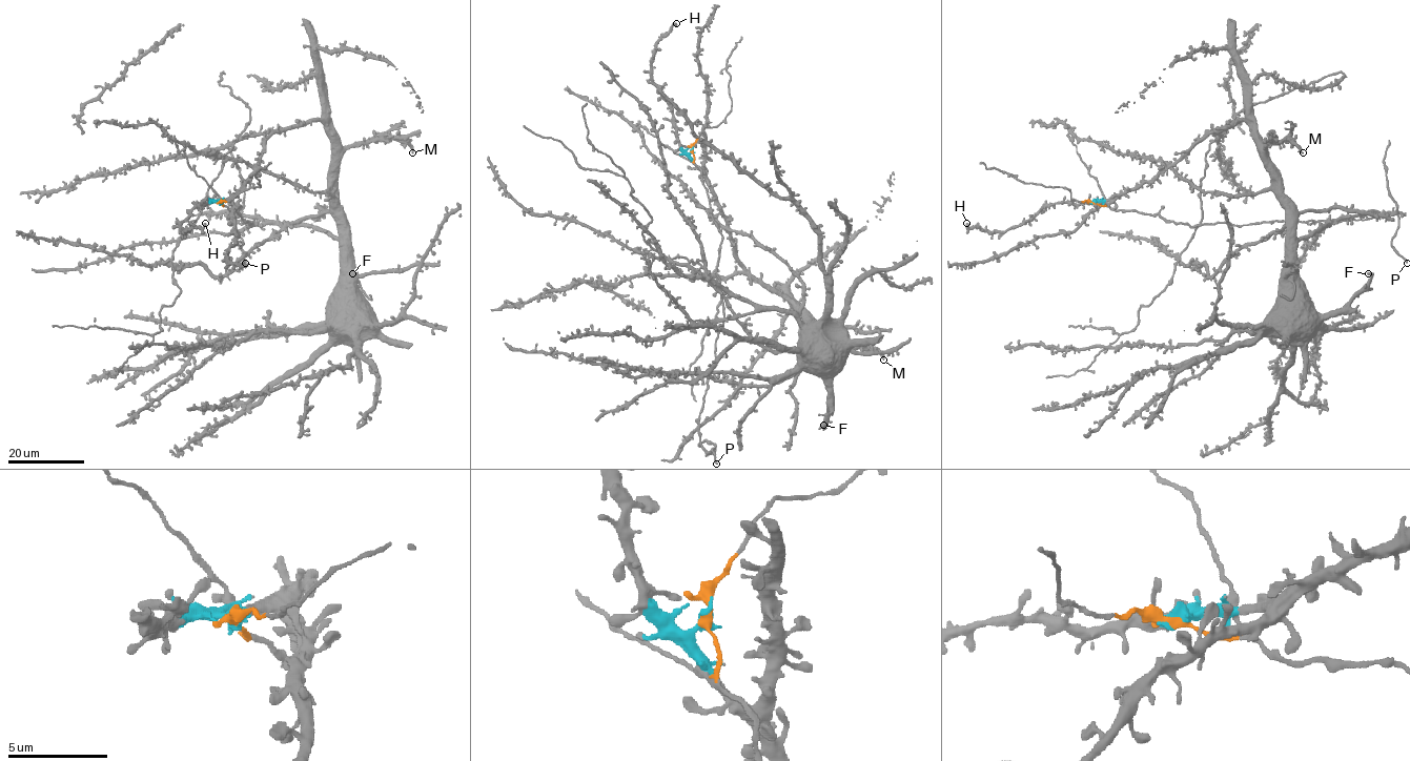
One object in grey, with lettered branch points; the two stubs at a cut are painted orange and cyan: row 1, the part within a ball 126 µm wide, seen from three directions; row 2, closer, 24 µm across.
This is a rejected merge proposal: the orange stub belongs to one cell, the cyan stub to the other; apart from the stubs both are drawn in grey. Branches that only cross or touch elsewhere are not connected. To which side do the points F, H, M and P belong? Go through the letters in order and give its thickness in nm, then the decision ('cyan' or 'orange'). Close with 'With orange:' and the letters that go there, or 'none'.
F: 320 nm | cyan
H: 440 nm | cyan
M: 150 nm | cyan
P: 280 nm | orange
With orange: P

